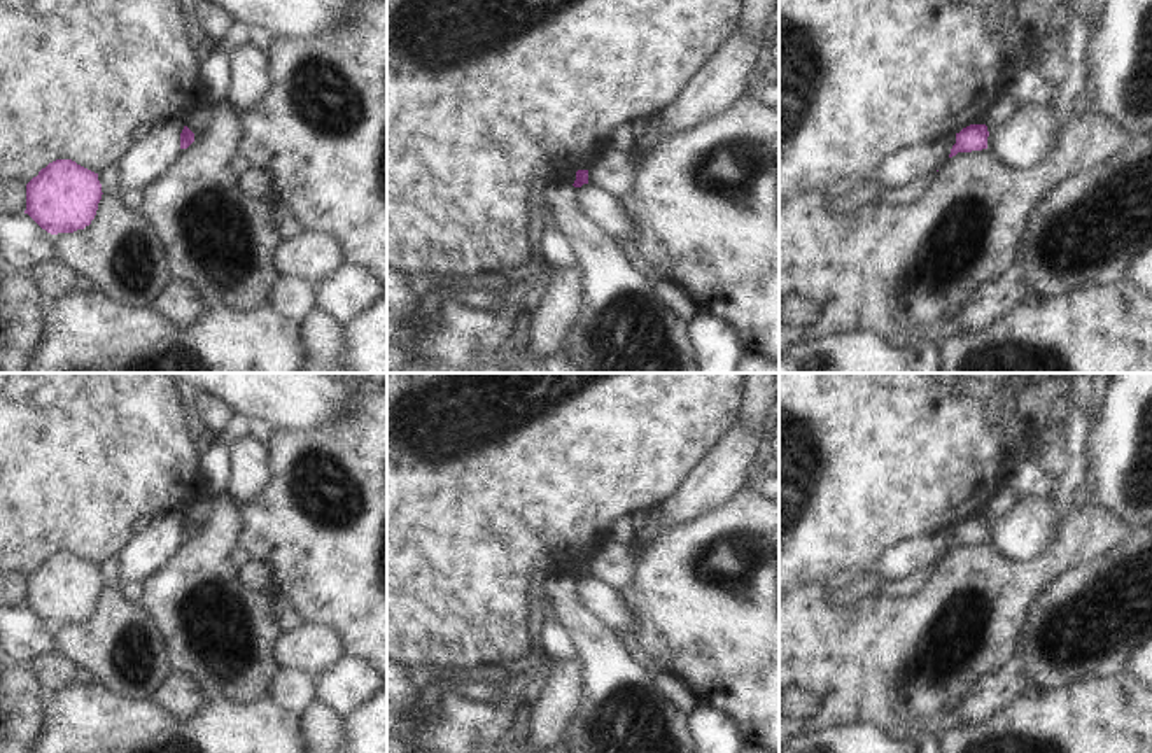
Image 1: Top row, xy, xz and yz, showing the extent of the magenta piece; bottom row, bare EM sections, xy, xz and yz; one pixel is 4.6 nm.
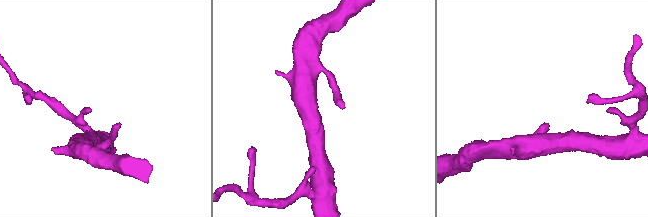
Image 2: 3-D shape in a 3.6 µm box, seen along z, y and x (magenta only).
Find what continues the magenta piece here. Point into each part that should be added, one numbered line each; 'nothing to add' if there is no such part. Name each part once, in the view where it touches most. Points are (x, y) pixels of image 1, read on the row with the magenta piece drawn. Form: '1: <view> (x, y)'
nothing to add

